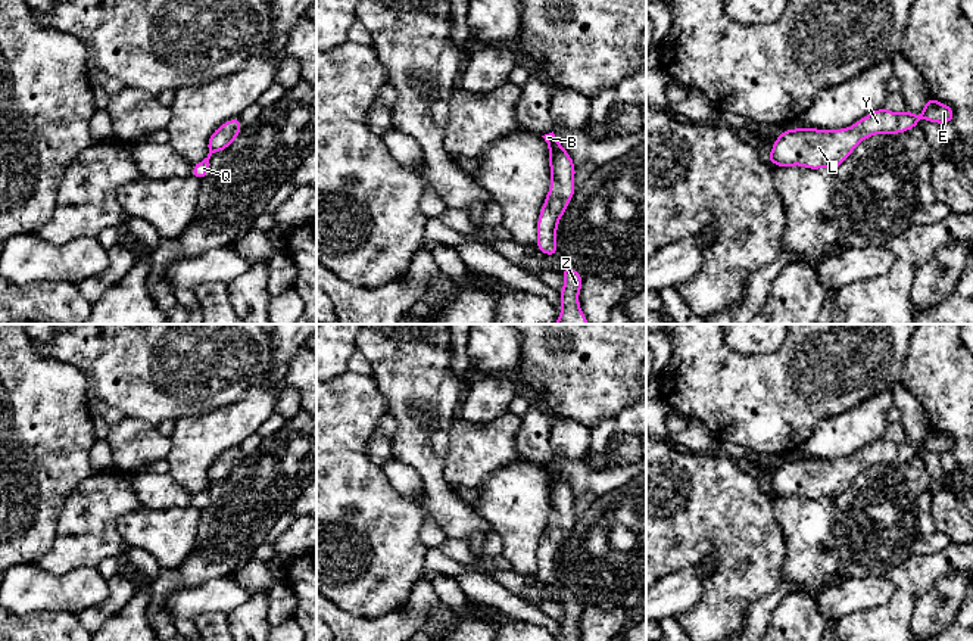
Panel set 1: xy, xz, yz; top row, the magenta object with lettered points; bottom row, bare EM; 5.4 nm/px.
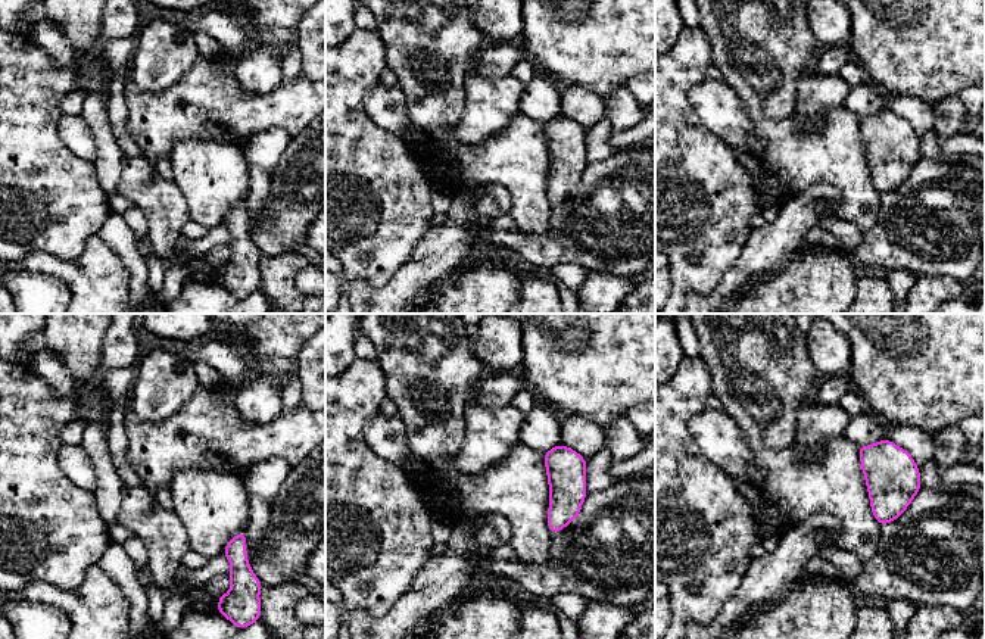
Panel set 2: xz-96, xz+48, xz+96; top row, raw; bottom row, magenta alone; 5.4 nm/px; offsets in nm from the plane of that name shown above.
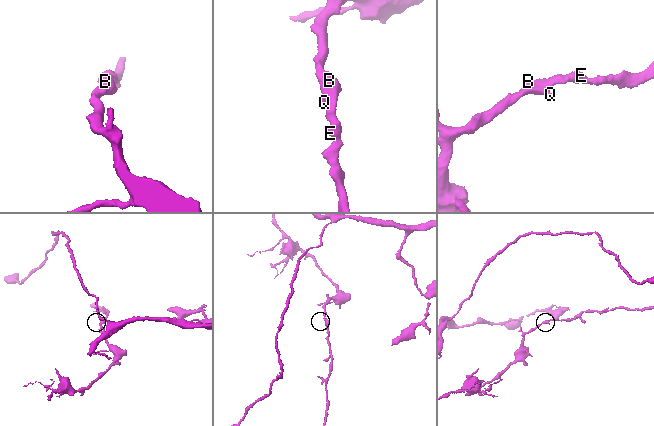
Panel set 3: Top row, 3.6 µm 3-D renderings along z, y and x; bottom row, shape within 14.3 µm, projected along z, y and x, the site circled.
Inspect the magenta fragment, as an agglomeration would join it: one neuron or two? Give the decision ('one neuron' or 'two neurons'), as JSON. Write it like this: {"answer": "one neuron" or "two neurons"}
{"answer": "one neuron"}

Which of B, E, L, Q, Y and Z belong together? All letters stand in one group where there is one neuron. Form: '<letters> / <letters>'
B E L Q Y Z

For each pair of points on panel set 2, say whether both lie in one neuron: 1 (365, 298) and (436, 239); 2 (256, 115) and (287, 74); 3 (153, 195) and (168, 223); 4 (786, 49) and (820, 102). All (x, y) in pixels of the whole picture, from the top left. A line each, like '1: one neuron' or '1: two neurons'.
1: one neuron
2: two neurons
3: one neuron
4: two neurons

